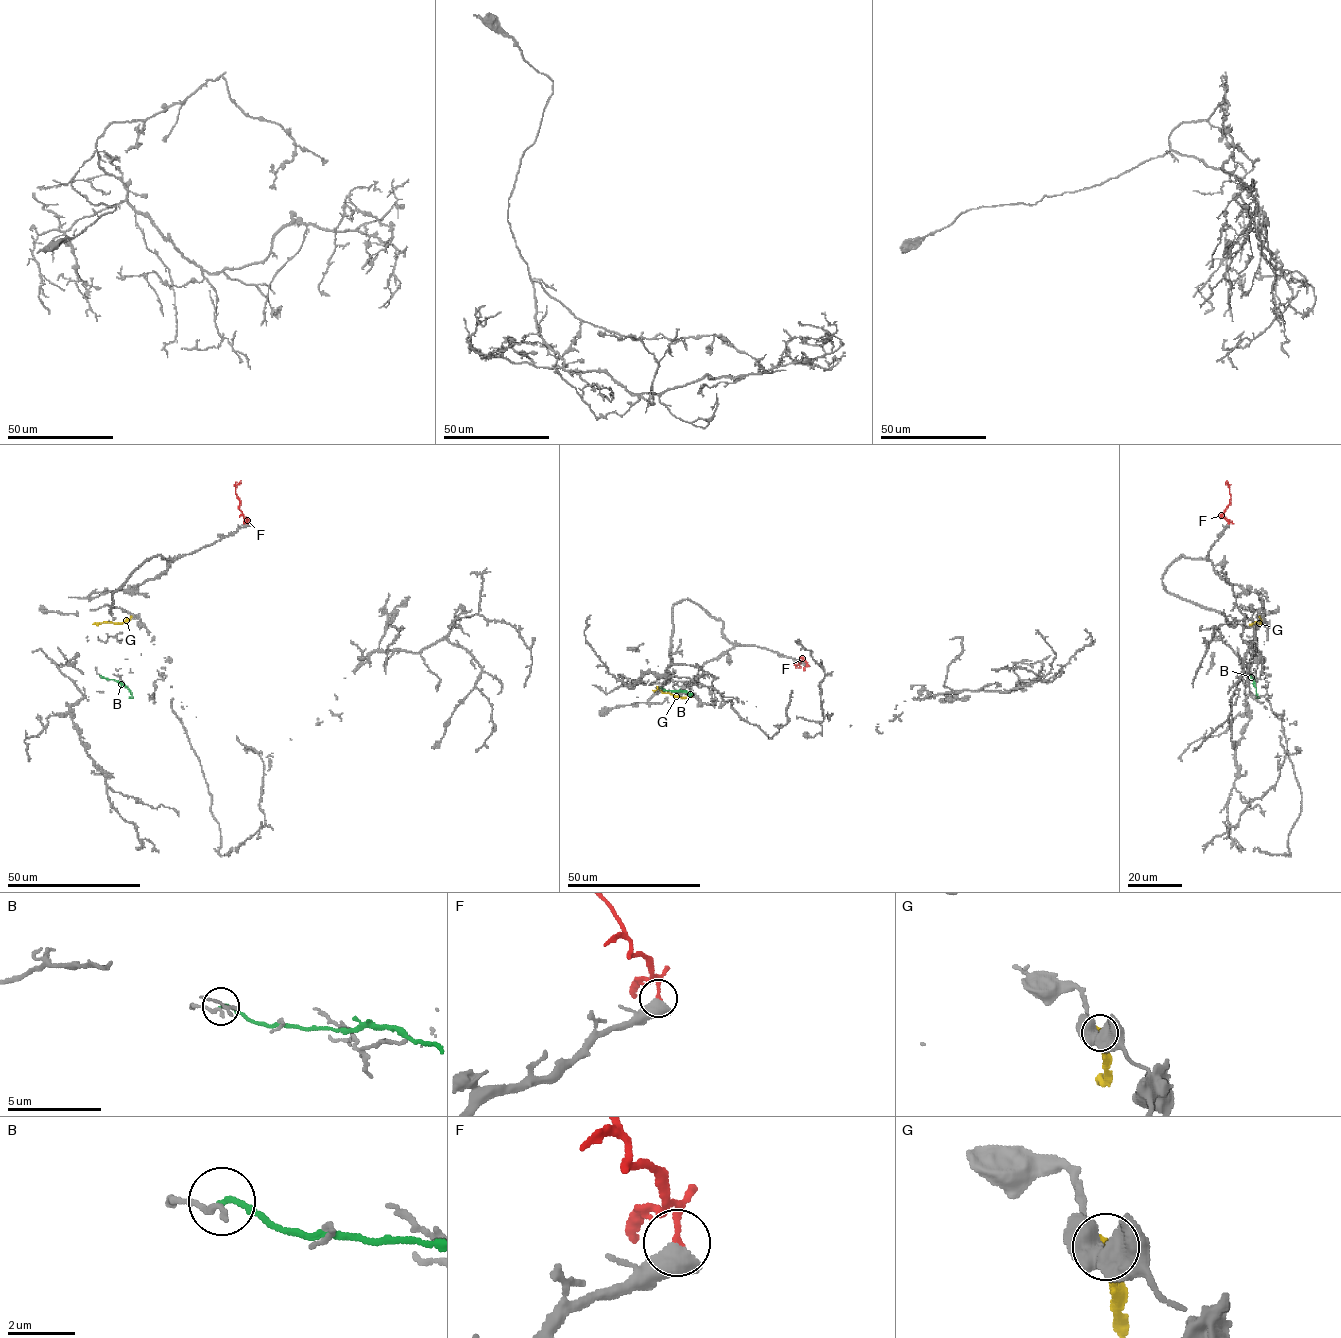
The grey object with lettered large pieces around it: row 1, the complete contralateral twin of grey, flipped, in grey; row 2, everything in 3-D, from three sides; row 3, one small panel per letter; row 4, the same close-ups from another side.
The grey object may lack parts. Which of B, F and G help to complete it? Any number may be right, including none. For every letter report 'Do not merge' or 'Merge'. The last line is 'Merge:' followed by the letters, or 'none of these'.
B: Do not merge
F: Merge
G: Do not merge
Merge: F

